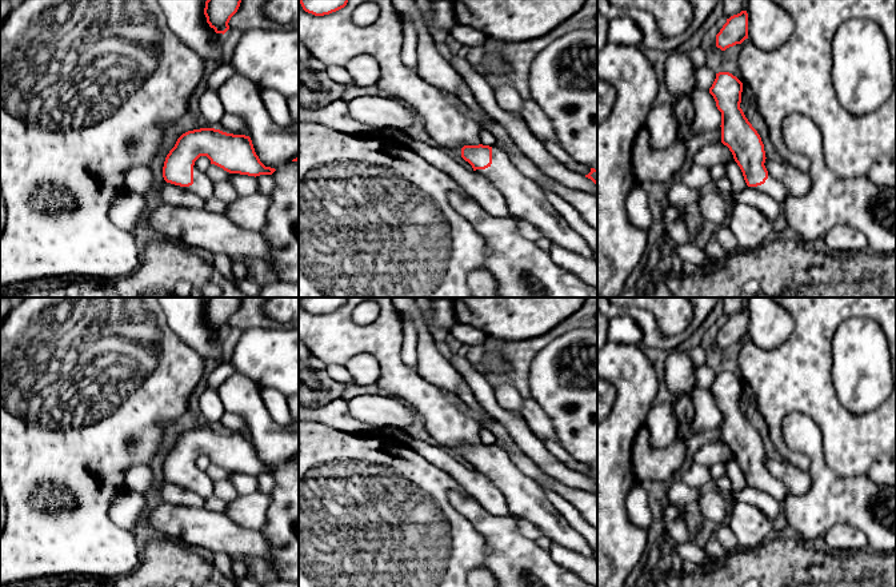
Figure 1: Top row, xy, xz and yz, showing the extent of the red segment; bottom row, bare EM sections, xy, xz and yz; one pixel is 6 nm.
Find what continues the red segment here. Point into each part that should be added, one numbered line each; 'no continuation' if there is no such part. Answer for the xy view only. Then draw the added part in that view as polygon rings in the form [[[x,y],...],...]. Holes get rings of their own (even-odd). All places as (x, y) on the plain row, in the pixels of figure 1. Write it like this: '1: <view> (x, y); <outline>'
1: xy (203, 484); [[[196,463],[193,464],[193,483],[183,487],[196,492],[204,499],[215,495],[215,482],[207,475],[205,471],[201,471]]]

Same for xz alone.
1: xz (527, 500); [[[499,443],[492,446],[492,463],[476,471],[501,491],[513,518],[531,522],[551,542],[583,556],[592,556],[593,550],[584,536],[568,524],[548,500],[543,487],[523,474]]]

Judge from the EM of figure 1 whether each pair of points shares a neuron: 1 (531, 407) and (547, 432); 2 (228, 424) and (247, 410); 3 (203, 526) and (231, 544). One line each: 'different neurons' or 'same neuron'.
1: same neuron
2: different neurons
3: same neuron

